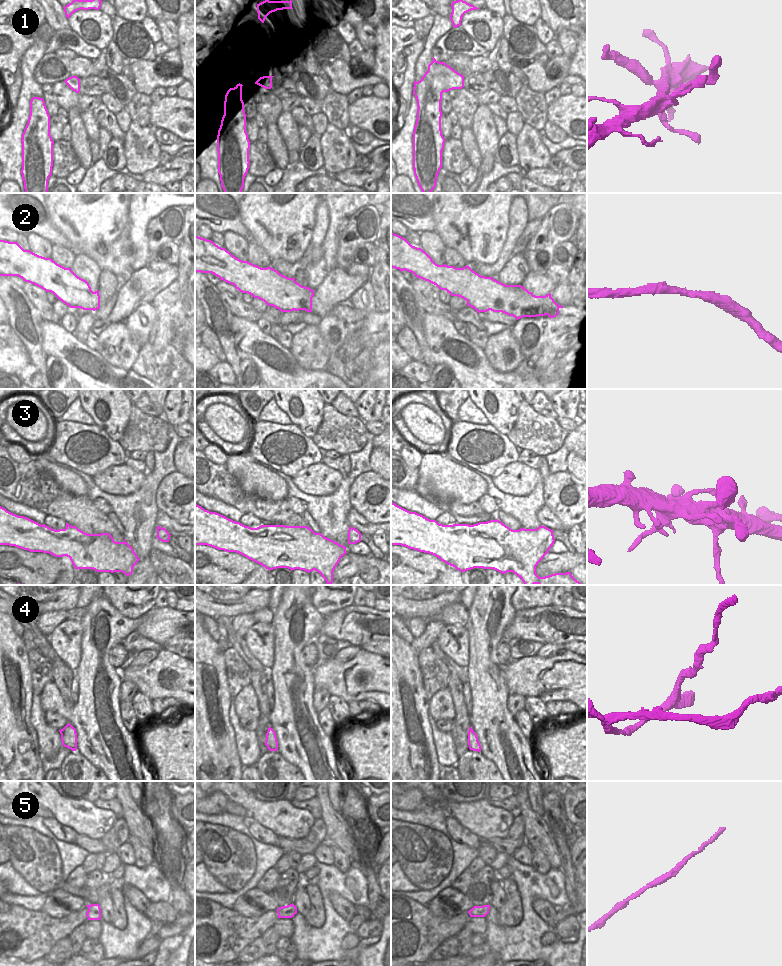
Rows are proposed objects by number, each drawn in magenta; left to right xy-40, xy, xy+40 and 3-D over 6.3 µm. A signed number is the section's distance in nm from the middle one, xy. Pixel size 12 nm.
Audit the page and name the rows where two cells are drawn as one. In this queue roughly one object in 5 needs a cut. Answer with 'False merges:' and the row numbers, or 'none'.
False merges: 5

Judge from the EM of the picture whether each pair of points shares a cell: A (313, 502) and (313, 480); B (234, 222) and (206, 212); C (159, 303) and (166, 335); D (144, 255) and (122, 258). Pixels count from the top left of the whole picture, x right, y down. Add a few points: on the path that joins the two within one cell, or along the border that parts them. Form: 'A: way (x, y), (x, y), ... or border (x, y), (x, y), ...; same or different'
A: border (293, 483), (313, 495), (329, 495), (336, 490); different
B: way (227, 217), (220, 211), (213, 211); same
C: way (165, 311), (165, 327); same
D: border (130, 242), (135, 249), (133, 271); different

